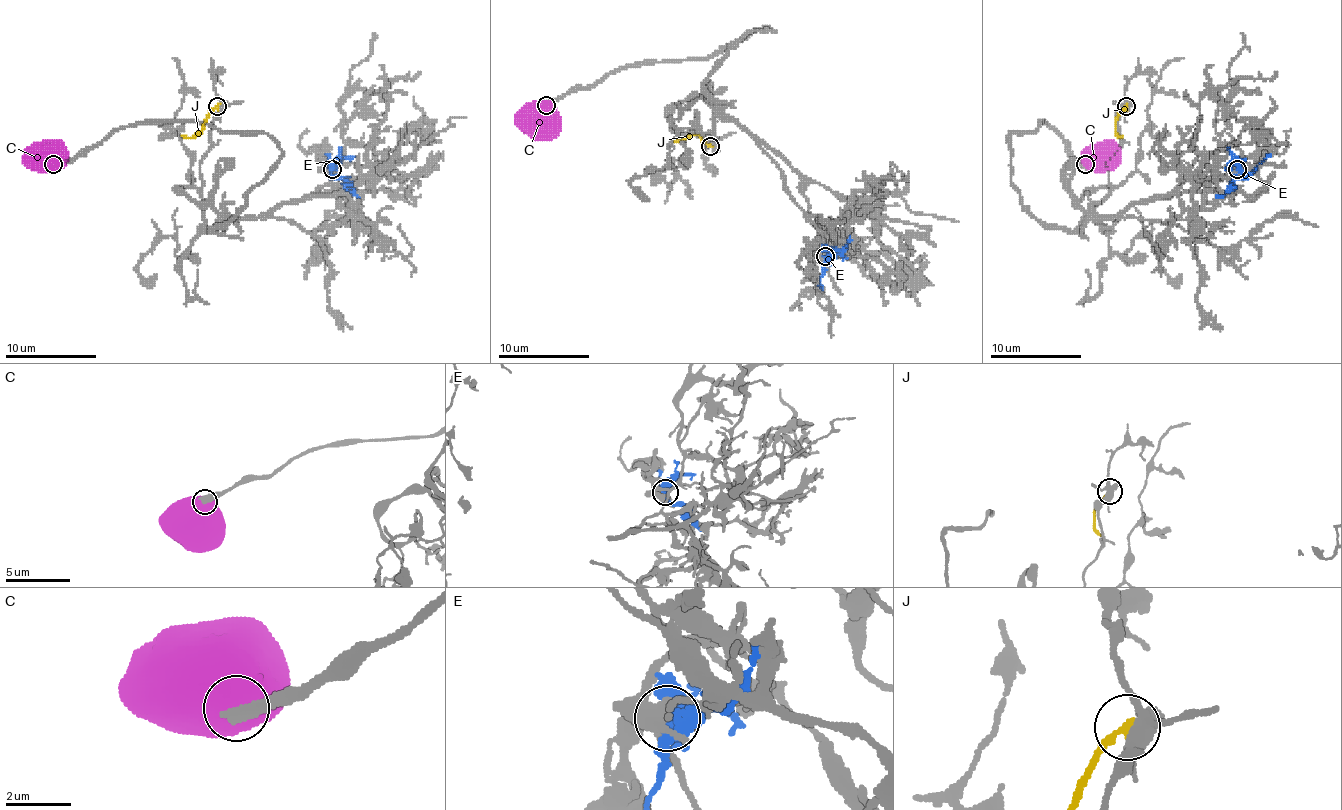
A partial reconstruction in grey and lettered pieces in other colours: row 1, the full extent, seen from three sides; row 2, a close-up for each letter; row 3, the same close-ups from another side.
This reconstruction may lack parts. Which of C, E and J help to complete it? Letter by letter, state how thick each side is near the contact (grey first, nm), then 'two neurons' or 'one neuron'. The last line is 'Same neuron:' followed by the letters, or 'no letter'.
C: 420/850 nm | two neurons
E: 440/280 nm | two neurons
J: 400/200 nm | two neurons
Same neuron: no letter

